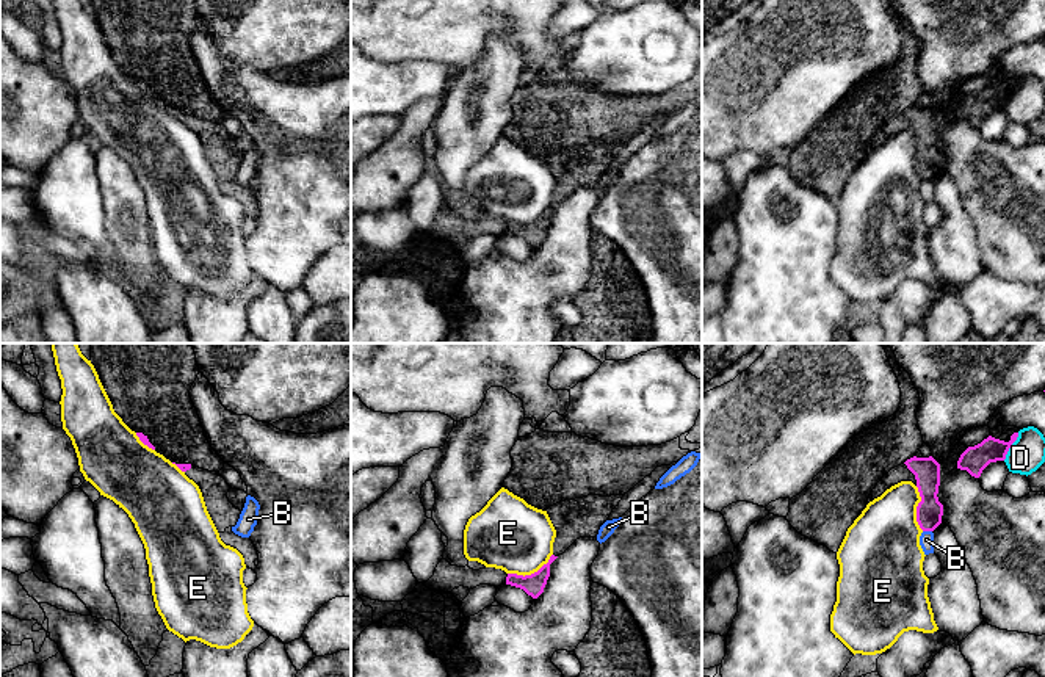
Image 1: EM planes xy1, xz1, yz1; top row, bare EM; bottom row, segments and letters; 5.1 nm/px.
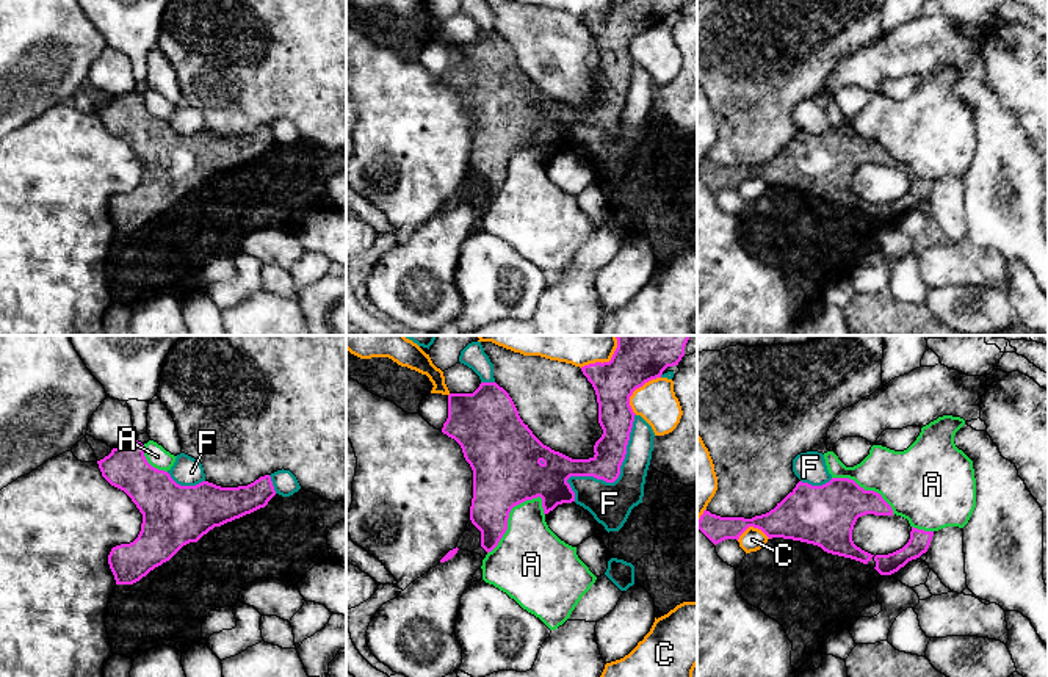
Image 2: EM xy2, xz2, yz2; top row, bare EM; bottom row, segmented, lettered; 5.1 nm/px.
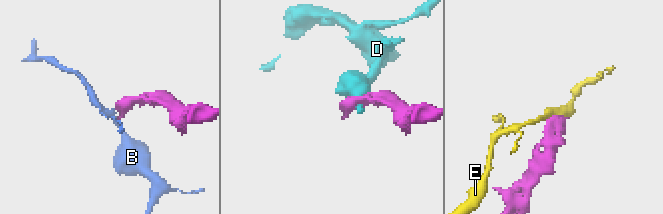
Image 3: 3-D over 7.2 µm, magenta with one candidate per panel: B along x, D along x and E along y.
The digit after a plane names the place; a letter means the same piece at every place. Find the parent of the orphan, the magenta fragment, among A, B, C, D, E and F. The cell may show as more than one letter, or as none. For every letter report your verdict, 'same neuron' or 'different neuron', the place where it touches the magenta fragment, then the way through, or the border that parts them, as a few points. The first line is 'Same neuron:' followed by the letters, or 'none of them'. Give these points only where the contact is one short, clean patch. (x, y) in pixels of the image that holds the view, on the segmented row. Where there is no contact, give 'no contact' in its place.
Same neuron: none of them
A: different neuron; contact xz2 (508, 517)
B: different neuron; contact yz1 (928, 530); border yz1 (923, 530), (931, 532)
C: different neuron; contact xz2 (635, 389)
D: different neuron; contact yz1 (1009, 447)
E: different neuron; contact xz1 (531, 574)
F: different neuron; contact xz2 (613, 481)

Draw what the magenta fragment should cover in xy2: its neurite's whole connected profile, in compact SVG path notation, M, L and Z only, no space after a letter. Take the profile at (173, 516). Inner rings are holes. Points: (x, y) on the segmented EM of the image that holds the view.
M138 440L113 448L97 464L102 476L124 491L143 514L138 538L113 547L108 555L116 585L139 581L183 545L197 542L215 527L265 508L276 495L269 475L238 487L208 481L180 486L168 472L147 462Z

